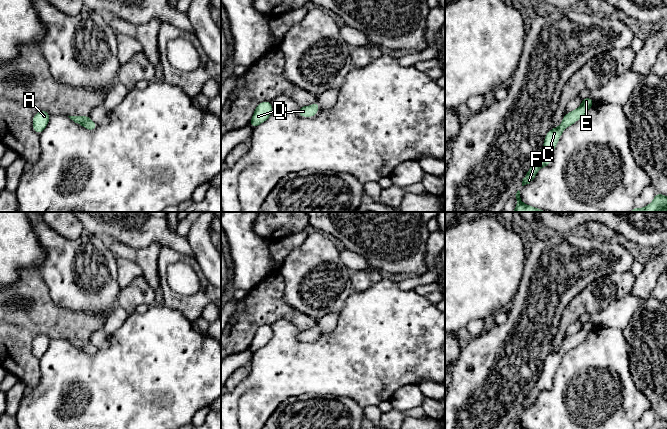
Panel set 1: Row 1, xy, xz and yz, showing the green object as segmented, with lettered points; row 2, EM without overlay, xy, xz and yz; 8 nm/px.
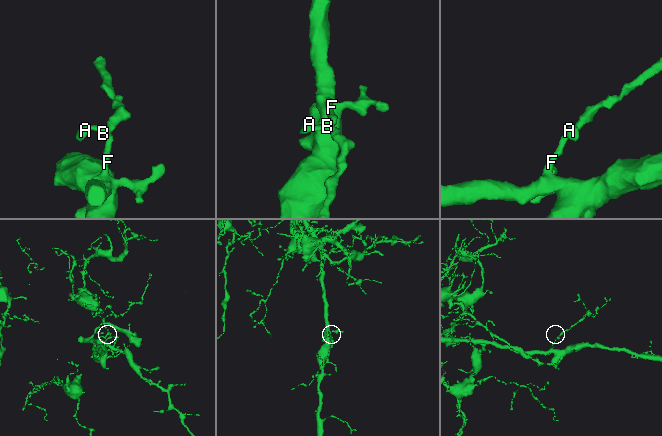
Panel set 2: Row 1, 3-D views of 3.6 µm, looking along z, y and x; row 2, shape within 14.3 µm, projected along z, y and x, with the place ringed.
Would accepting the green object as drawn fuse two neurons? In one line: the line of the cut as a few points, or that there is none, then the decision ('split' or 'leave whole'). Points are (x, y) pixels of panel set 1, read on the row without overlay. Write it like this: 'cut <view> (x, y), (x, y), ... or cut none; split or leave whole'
cut none; leave whole

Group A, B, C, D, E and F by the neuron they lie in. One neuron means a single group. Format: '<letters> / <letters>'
A B C D E F

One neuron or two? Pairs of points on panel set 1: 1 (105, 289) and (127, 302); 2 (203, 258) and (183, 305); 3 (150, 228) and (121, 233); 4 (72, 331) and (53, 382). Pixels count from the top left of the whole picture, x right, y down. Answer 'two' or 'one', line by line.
1: two
2: two
3: one
4: two

